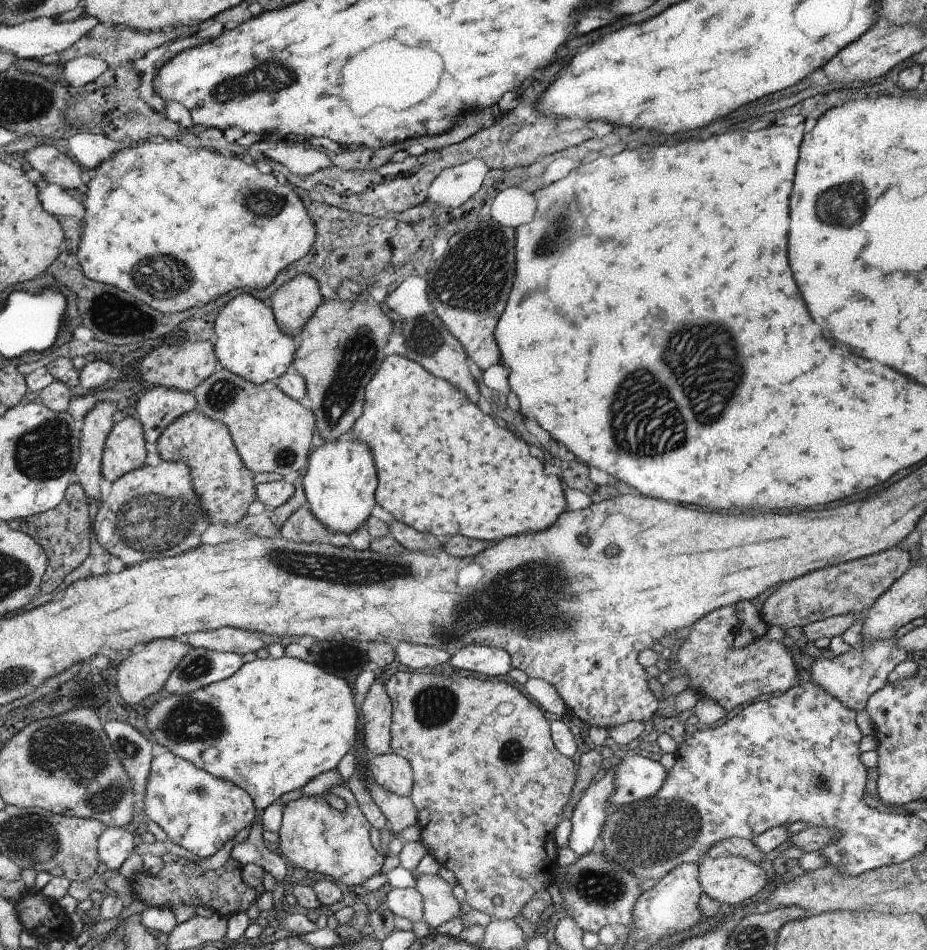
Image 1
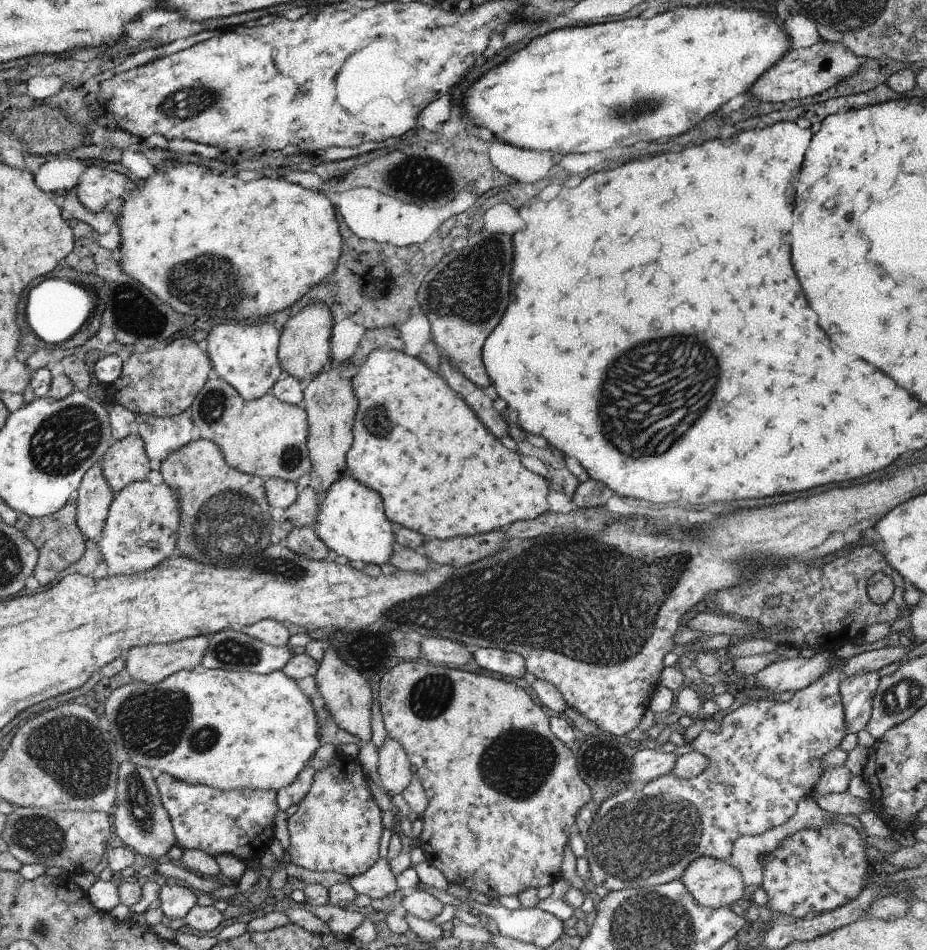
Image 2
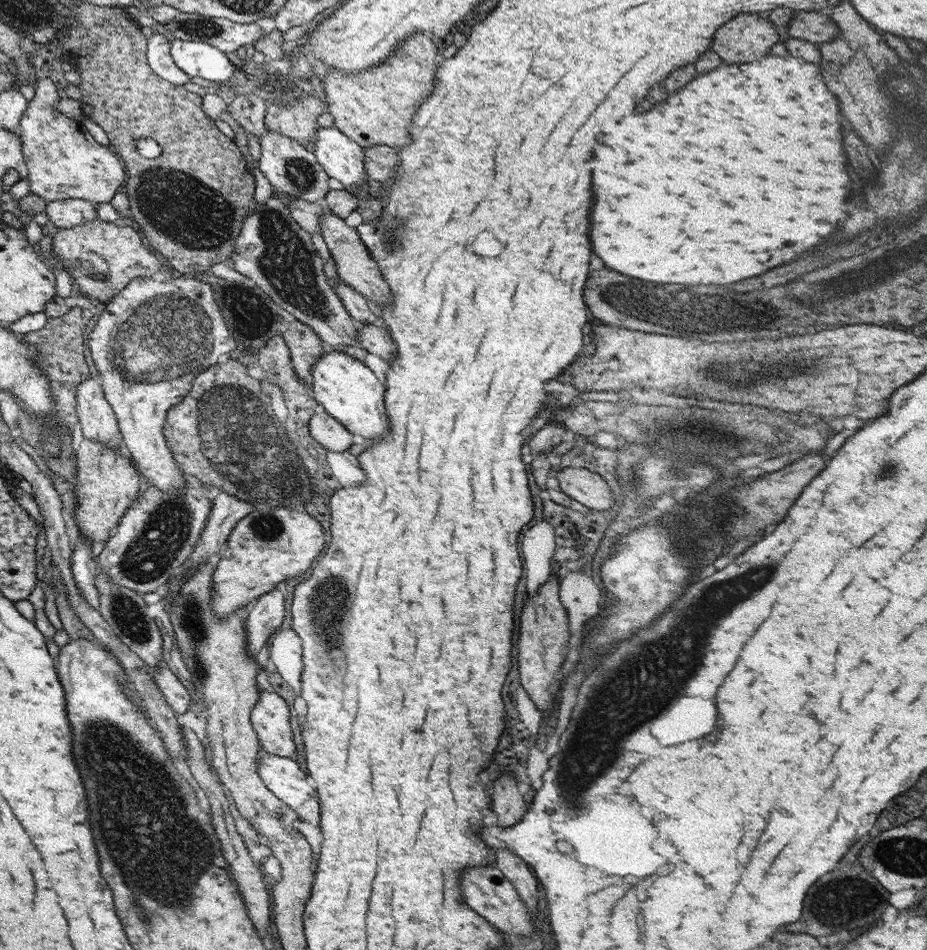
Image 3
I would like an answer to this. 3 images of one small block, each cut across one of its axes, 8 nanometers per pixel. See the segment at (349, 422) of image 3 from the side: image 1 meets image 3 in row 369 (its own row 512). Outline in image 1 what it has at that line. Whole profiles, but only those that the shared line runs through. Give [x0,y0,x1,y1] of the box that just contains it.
[301,434,377,536]

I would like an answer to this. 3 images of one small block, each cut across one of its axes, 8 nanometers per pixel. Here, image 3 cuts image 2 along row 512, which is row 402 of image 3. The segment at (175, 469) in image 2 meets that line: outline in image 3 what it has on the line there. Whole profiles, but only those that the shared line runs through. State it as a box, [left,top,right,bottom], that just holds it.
[163,358,313,514]

